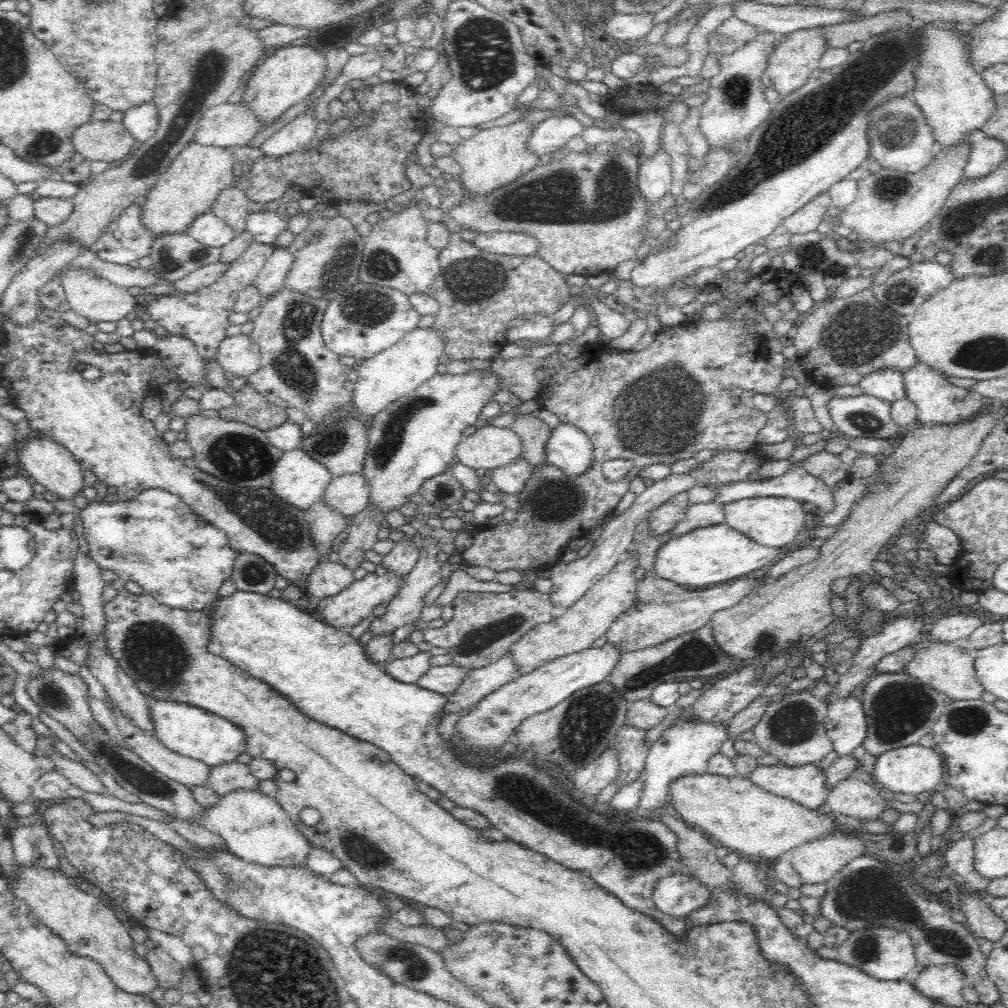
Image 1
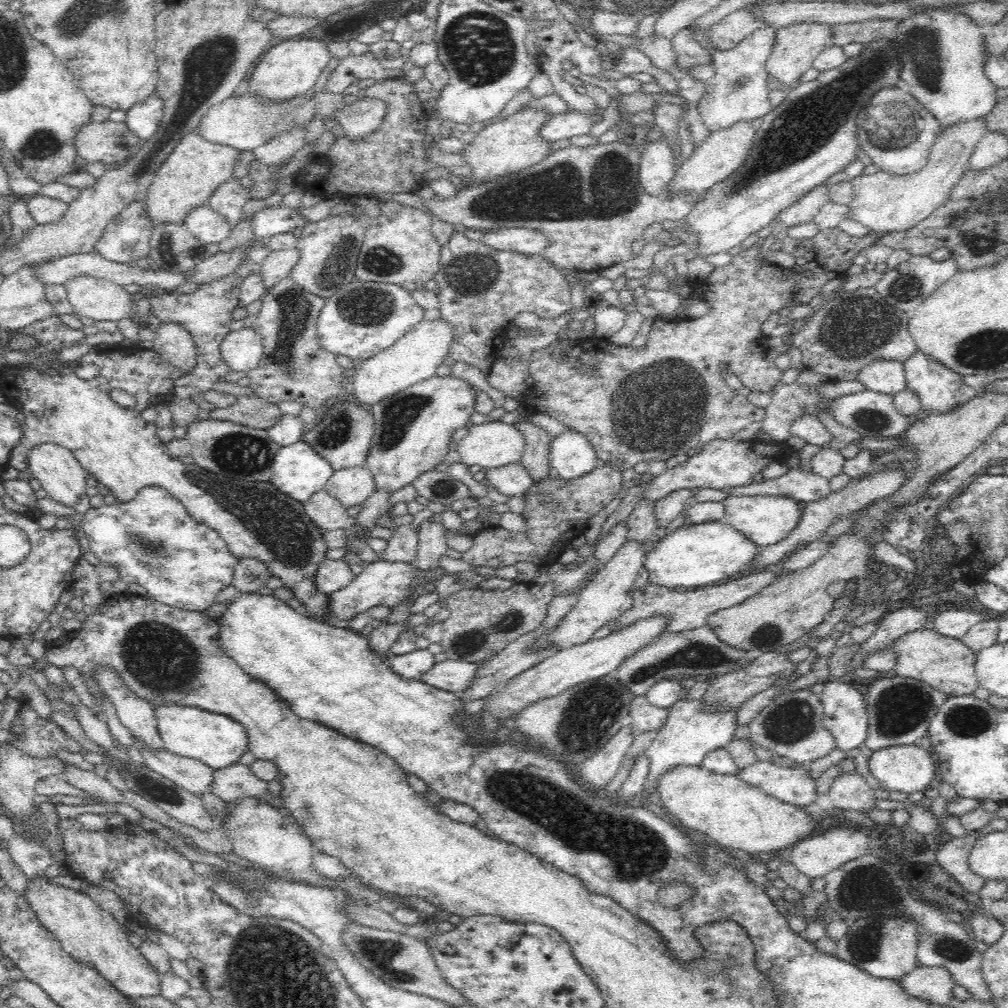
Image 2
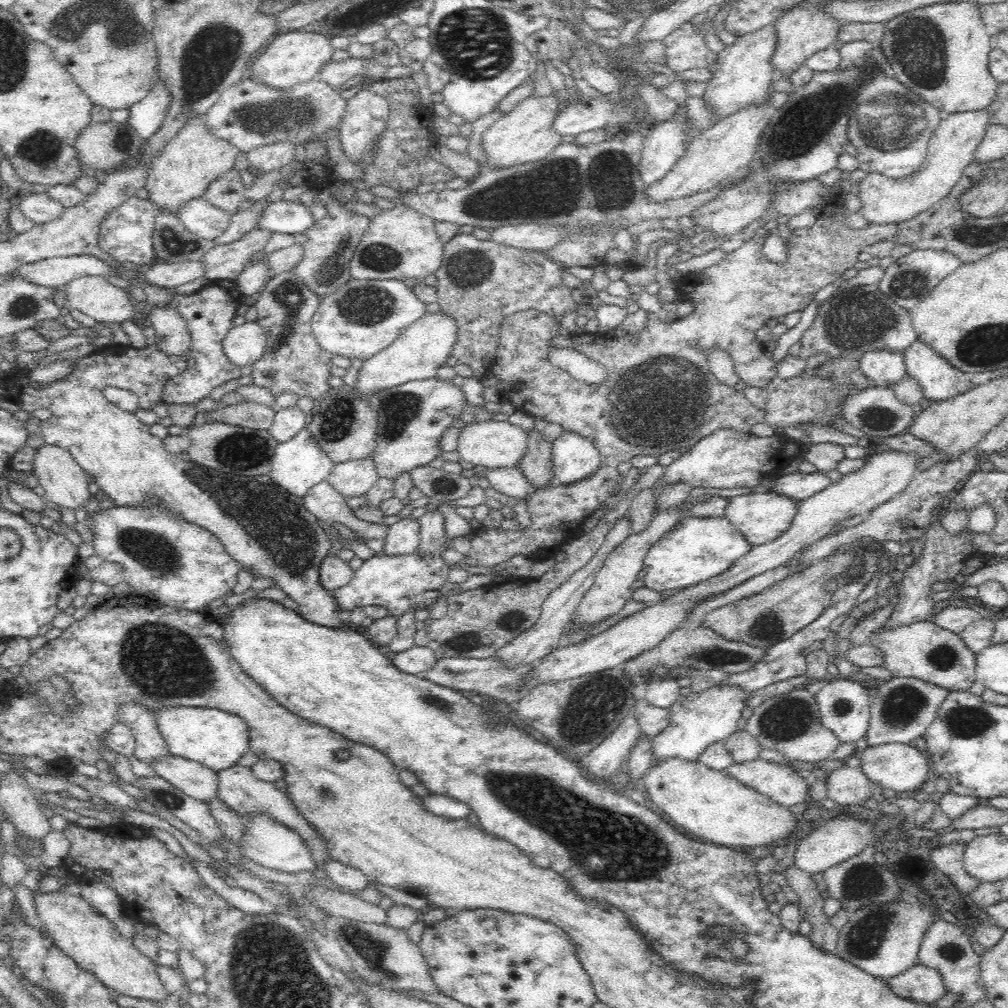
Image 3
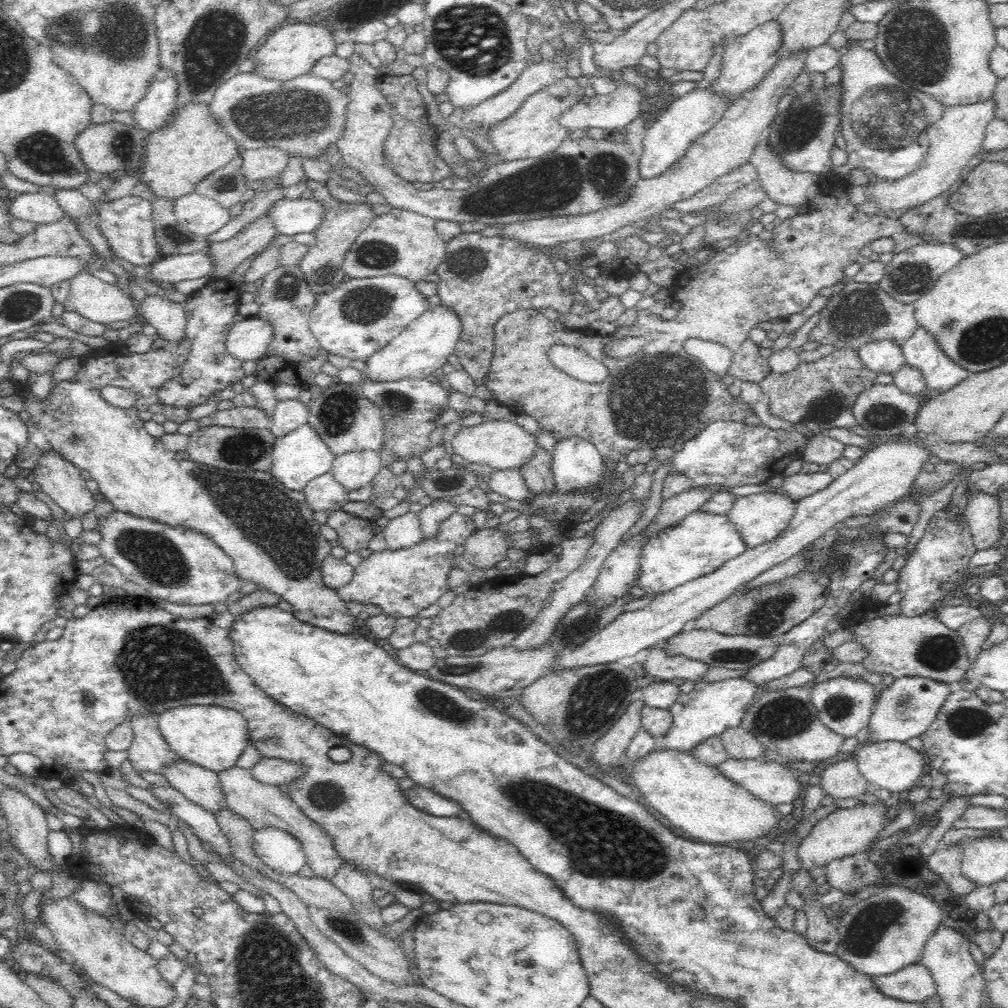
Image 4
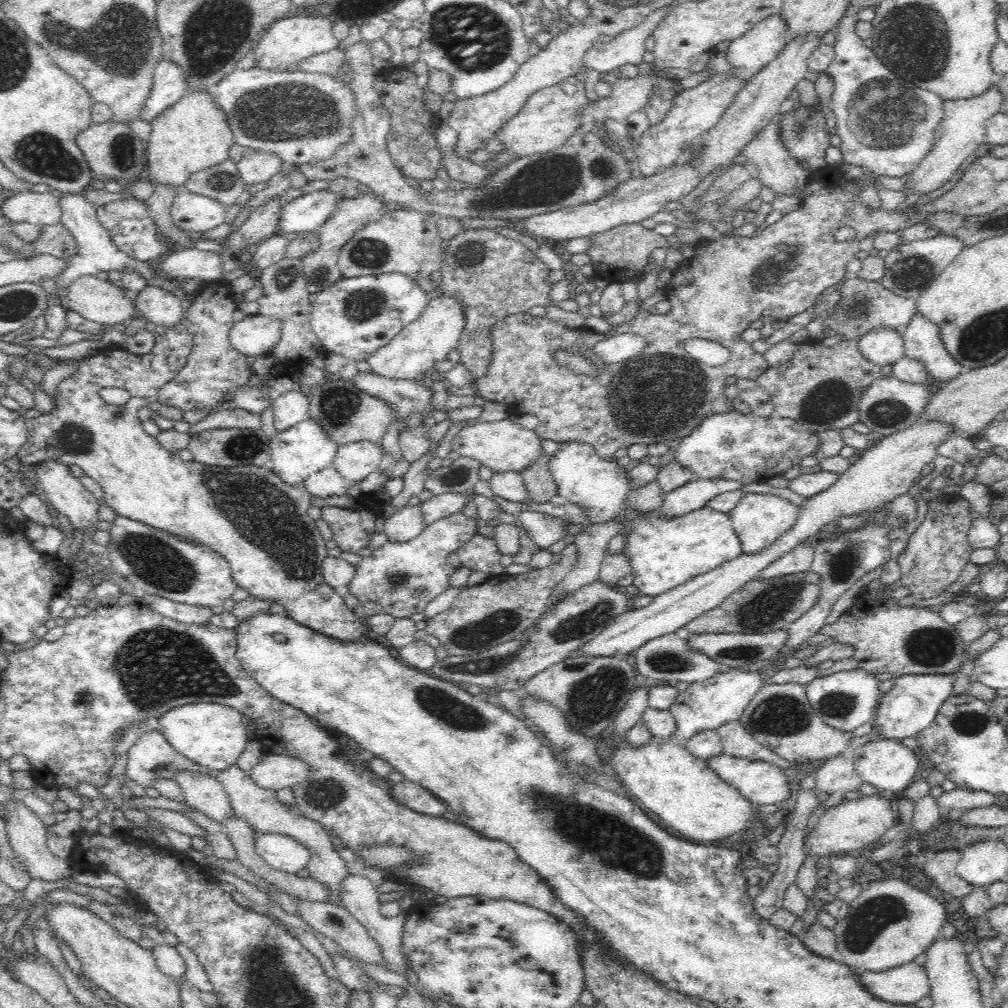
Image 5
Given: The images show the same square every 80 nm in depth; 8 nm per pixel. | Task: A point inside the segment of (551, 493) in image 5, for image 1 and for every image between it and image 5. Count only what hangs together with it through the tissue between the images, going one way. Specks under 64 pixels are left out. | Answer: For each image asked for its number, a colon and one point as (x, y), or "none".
1: (533, 432)
2: (535, 458)
3: (536, 464)
4: (536, 472)

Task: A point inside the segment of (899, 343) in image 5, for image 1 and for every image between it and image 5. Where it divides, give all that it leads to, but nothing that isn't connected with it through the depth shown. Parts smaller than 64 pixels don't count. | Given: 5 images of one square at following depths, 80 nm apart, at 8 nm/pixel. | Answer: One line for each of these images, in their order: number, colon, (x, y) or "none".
1: (887, 385)
2: (886, 377)
3: (883, 369)
4: (881, 357)

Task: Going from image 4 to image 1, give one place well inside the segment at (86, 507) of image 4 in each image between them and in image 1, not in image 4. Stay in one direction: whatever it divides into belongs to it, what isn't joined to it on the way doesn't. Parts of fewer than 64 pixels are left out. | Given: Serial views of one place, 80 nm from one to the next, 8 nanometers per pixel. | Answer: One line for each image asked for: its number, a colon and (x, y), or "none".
1: (43, 461)
2: (63, 479)
3: (62, 481)

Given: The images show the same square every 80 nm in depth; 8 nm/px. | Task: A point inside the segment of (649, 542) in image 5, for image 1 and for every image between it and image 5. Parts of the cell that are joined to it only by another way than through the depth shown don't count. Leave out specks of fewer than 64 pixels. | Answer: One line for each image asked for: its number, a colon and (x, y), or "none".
1: (709, 556)
2: (698, 556)
3: (698, 549)
4: (702, 543)

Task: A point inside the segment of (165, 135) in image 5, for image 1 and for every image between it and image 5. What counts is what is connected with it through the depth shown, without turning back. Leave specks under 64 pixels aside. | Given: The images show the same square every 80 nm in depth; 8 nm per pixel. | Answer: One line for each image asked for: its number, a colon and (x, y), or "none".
1: (197, 177)
2: (188, 178)
3: (189, 164)
4: (176, 159)

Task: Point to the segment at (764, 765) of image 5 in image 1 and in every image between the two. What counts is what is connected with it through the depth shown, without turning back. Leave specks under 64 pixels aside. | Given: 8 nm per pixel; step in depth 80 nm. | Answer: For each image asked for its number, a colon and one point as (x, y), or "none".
1: (807, 785)
2: (794, 784)
3: (782, 784)
4: (770, 781)

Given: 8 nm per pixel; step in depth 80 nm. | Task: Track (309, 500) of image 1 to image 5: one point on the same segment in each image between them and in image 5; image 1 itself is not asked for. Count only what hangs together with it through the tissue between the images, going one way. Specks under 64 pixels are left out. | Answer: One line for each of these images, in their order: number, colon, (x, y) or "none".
2: (298, 471)
3: (298, 465)
4: (299, 457)
5: (303, 450)

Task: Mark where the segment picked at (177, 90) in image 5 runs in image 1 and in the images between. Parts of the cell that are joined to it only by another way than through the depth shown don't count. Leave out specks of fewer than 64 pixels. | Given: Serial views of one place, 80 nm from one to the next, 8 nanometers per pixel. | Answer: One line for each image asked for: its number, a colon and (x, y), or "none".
1: (141, 122)
2: (143, 119)
3: (147, 115)
4: (151, 113)

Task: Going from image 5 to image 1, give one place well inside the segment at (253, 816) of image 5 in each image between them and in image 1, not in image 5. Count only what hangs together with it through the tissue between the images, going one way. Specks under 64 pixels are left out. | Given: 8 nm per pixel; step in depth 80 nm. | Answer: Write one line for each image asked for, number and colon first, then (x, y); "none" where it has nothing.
1: (222, 779)
2: (235, 781)
3: (238, 787)
4: (260, 804)

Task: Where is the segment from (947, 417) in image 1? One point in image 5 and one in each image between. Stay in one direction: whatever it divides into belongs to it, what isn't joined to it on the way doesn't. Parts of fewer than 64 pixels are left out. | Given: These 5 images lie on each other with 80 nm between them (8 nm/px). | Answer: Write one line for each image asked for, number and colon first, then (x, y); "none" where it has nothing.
2: (939, 390)
3: (939, 381)
4: (921, 352)
5: (921, 339)

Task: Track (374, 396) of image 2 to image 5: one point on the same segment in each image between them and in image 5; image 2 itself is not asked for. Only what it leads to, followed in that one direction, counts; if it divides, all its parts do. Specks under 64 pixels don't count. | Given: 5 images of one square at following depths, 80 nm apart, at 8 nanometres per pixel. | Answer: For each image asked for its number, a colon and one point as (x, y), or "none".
3: (417, 354)
4: (418, 352)
5: (419, 346)

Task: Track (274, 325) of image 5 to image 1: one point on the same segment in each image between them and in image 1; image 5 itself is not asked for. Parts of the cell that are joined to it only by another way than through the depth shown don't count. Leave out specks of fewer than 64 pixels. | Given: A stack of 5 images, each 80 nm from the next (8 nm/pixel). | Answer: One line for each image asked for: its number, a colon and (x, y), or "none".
1: (238, 355)
2: (241, 350)
3: (243, 345)
4: (247, 340)

